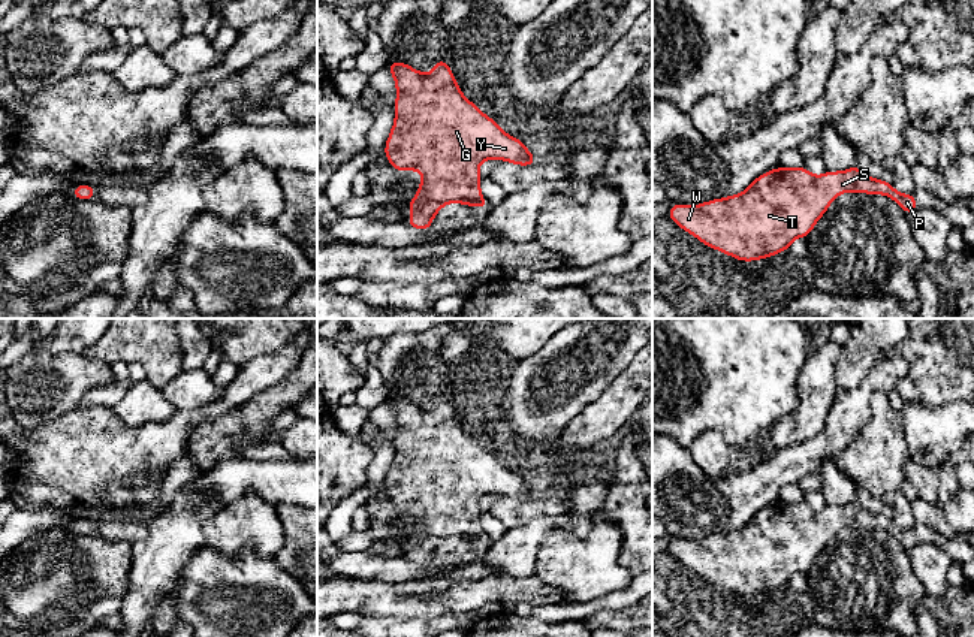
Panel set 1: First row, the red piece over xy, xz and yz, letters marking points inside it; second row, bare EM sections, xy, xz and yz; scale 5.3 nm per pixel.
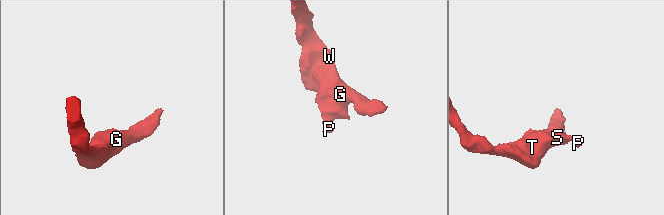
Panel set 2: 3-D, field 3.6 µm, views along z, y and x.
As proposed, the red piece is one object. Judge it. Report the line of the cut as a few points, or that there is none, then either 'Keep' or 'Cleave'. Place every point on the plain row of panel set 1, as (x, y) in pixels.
No split. Keep

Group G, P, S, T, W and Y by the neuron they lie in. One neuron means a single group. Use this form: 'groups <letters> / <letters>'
groups G P S T W Y

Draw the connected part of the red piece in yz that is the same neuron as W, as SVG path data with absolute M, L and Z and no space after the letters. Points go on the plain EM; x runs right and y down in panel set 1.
M805 501L775 502L757 511L741 529L712 534L700 540L673 538L667 552L702 579L742 597L762 595L787 586L796 573L806 573L839 528L884 529L910 550L919 543L913 528L902 529L890 517L865 510L851 501L814 511Z

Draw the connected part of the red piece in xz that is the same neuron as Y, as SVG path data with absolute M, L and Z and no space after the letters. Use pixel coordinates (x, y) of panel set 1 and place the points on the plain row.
M444 392L434 398L432 408L420 408L404 396L388 396L386 404L396 420L396 437L385 492L398 507L419 505L423 508L416 532L407 538L413 546L407 559L413 564L429 565L435 549L450 537L486 546L488 538L480 526L479 510L479 499L483 495L498 493L518 501L537 498L537 492L522 476L504 468L498 458L462 429Z

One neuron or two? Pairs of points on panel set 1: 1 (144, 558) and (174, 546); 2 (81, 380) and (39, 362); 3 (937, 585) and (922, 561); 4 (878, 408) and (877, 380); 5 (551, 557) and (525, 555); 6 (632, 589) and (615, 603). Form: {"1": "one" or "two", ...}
{"1": "one", "2": "one", "3": "one", "4": "two", "5": "two", "6": "one"}

